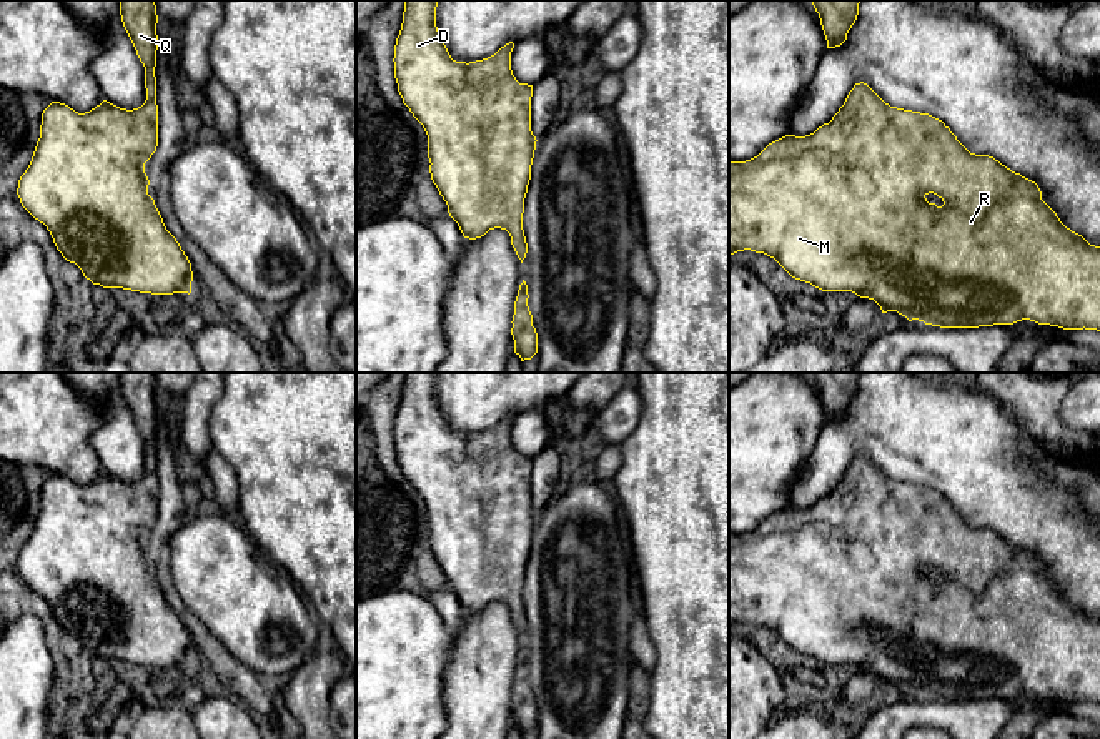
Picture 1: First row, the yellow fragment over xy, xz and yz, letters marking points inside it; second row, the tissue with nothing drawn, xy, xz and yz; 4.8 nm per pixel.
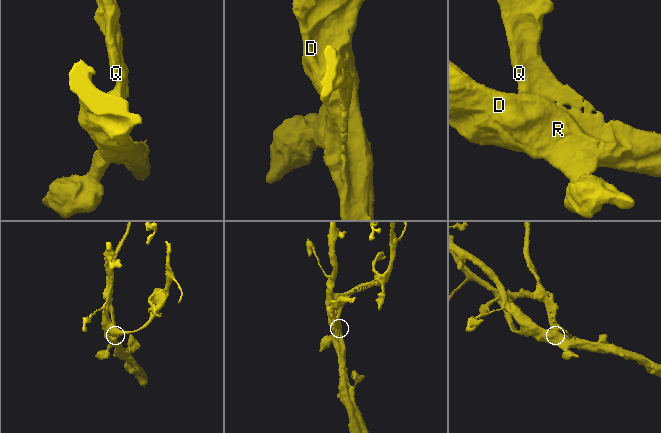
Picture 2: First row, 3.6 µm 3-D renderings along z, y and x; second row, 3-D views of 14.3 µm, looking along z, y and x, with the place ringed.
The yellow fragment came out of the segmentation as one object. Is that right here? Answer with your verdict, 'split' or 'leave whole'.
leave whole

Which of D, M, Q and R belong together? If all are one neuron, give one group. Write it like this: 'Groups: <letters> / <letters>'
Groups: D M Q R

